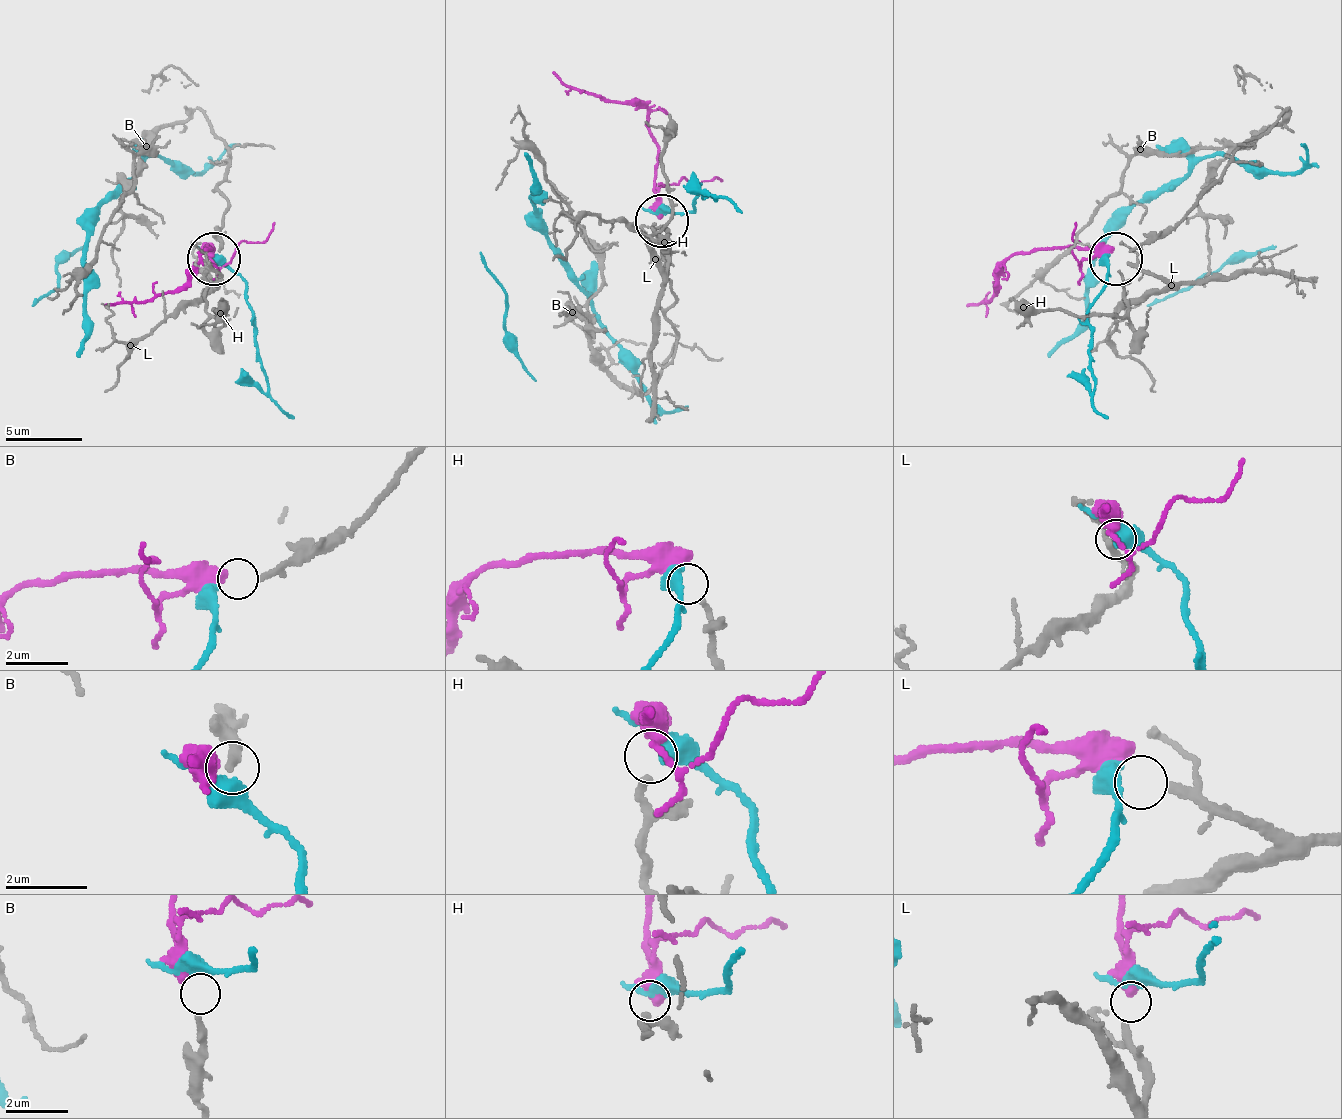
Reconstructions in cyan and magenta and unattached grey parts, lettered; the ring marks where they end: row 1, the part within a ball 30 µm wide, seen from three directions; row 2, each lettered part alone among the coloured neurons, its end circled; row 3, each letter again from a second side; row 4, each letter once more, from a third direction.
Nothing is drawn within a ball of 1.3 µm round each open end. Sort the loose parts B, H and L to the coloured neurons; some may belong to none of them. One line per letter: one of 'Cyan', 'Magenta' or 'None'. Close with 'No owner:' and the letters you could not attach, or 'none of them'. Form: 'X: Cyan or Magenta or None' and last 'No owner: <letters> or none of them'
B: Magenta
H: None
L: None
No owner: H, L

